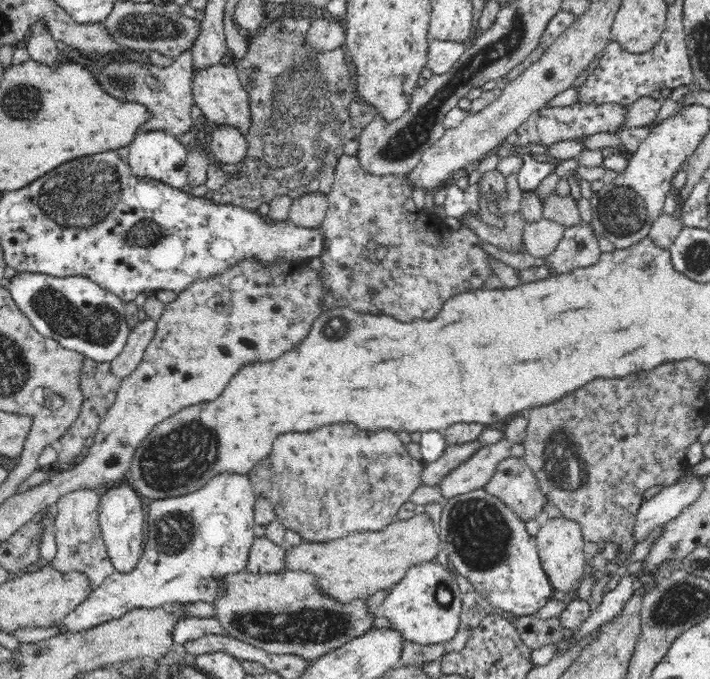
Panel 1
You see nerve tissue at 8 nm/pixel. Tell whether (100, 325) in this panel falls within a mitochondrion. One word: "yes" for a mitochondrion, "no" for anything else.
yes

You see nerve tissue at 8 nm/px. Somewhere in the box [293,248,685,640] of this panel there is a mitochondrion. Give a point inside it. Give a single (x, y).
(478, 532)

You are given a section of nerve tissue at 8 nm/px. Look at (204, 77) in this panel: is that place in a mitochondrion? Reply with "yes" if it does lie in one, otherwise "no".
no

